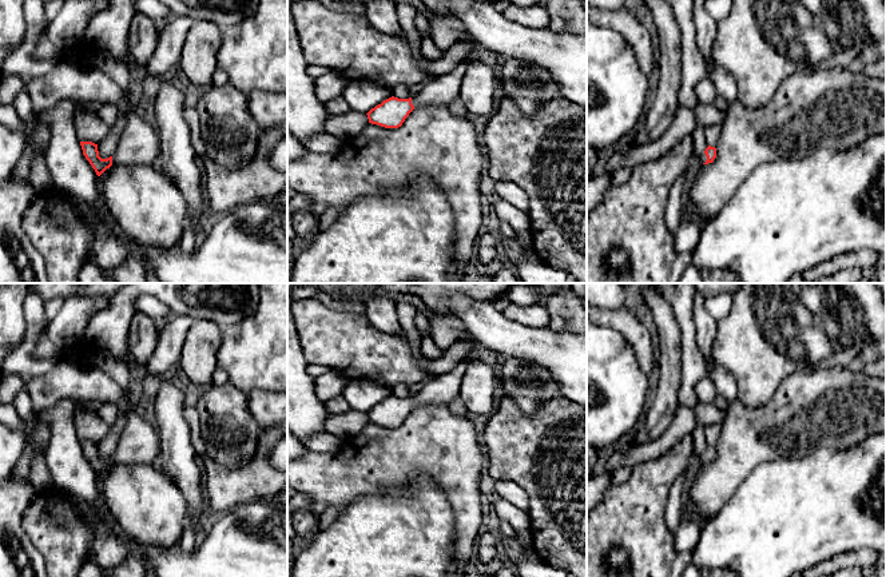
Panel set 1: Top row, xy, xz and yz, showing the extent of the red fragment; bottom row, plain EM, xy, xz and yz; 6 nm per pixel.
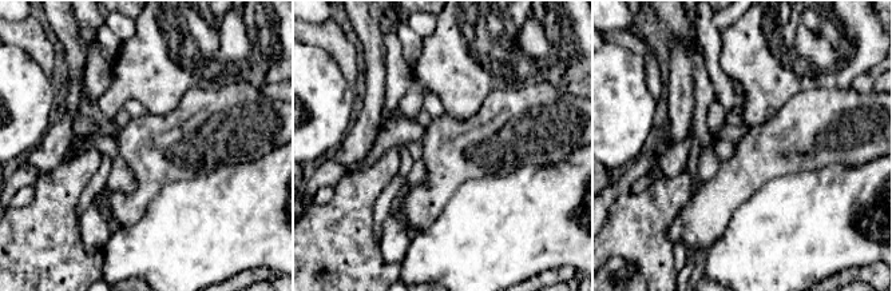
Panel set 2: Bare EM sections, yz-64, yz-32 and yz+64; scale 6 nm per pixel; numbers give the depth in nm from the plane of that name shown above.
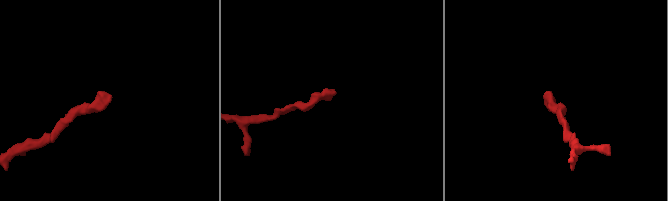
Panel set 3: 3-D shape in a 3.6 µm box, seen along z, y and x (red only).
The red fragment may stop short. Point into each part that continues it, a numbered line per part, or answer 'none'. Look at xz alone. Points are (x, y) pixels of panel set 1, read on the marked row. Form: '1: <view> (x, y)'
1: xz (442, 90)

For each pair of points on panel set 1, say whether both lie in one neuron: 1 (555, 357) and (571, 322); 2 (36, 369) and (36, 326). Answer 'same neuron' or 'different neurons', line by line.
1: different neurons
2: same neuron

